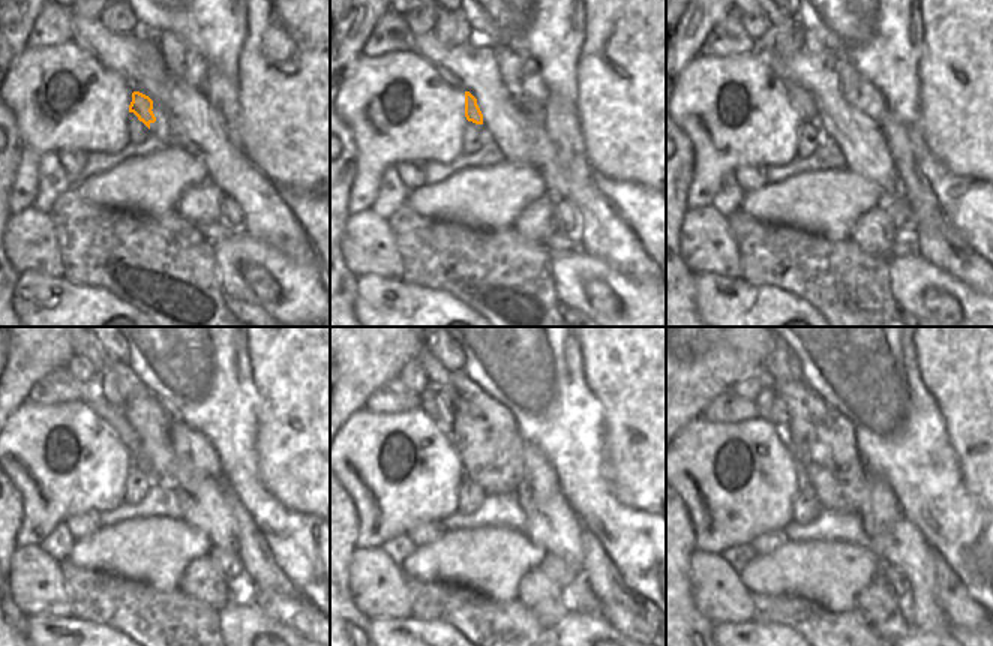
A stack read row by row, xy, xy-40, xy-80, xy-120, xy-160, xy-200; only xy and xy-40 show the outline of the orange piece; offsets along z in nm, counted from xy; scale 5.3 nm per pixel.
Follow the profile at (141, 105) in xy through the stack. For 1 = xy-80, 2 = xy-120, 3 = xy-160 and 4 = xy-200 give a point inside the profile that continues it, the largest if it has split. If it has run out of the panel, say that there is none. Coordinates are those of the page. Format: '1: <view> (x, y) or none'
1: xy-80 (801, 99)
2: xy-120 (120, 427)
3: xy-160 (429, 403)
4: xy-200 (764, 402)

